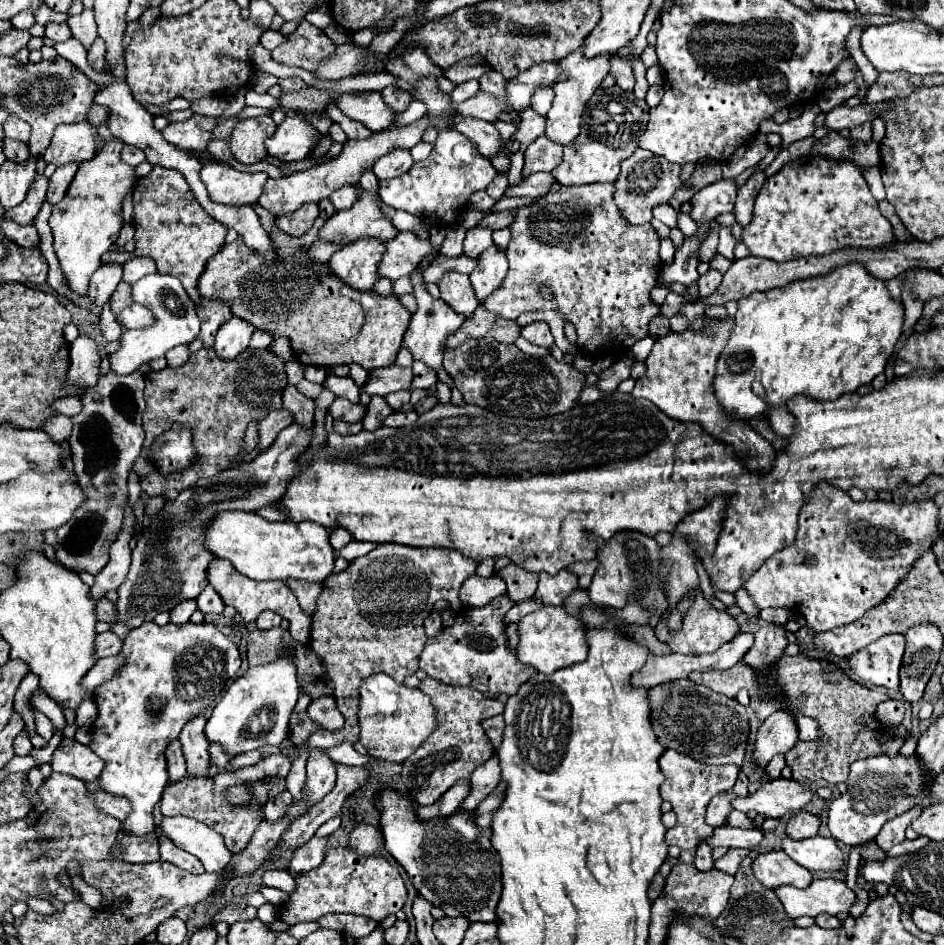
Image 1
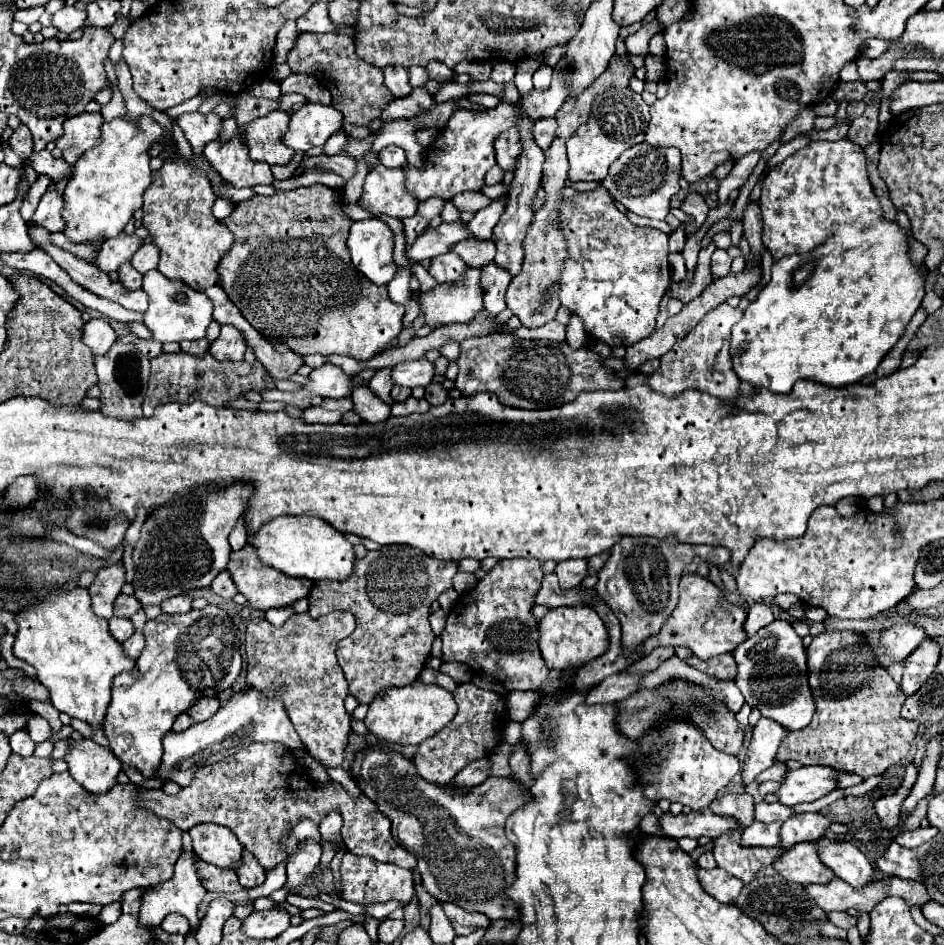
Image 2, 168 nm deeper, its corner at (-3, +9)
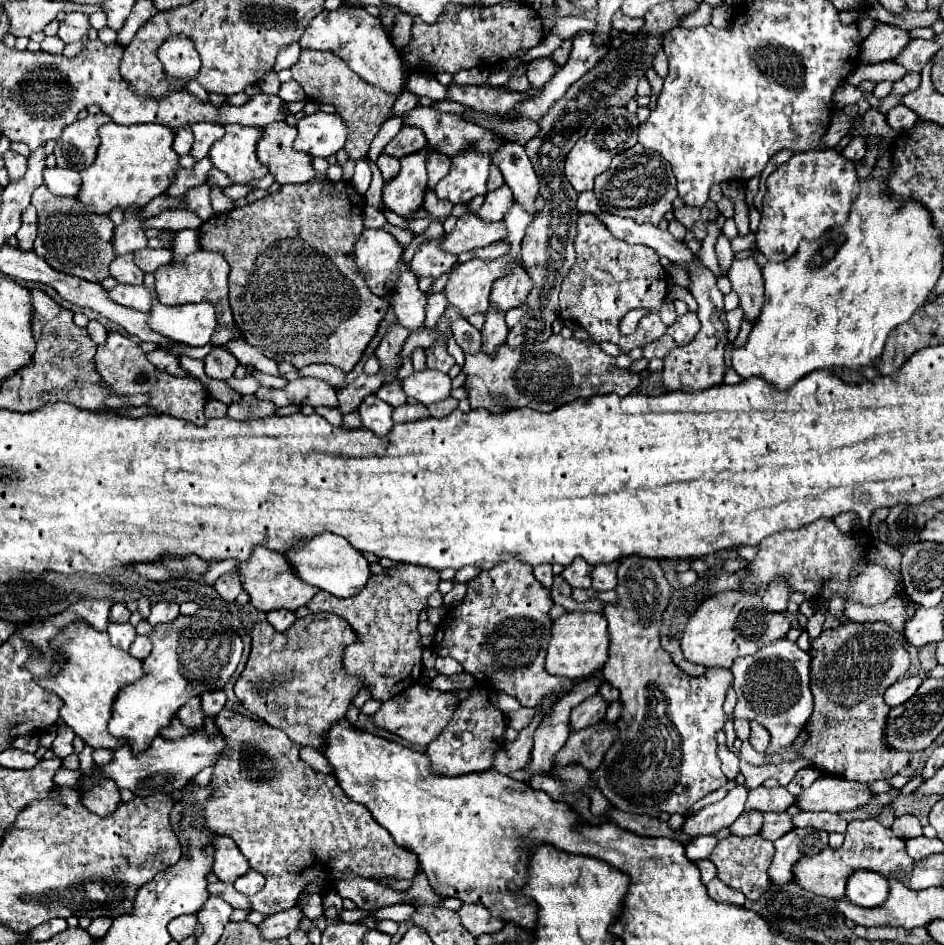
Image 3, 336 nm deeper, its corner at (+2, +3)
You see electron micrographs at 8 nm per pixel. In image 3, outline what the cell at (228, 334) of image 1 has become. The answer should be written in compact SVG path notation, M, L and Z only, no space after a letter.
M223 346L213 348L213 352L205 358L205 374L209 378L217 378L217 380L229 380L237 368L237 358L233 354L229 354Z

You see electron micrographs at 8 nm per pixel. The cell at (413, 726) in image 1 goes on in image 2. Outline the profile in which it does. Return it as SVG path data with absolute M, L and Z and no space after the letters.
M420 680L404 686L404 688L388 688L384 694L376 694L376 698L368 706L368 714L364 724L370 734L374 734L380 742L392 744L420 744L428 736L434 736L442 730L456 714L456 702L448 690L438 684L424 684Z

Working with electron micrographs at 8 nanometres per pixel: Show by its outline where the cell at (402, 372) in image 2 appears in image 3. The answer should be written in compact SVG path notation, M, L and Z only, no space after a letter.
M421 370L421 372L413 372L407 380L403 380L403 390L407 396L429 406L433 402L449 398L453 386L447 374L437 370Z

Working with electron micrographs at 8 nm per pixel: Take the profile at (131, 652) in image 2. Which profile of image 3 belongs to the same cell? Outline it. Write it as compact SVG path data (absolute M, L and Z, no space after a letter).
M137 636L135 642L129 648L129 654L135 656L135 658L139 658L139 660L143 660L149 652L151 652L151 640L149 640L149 636Z

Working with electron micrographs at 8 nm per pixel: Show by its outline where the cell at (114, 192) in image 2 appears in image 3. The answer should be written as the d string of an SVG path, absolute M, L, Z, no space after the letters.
M115 122L99 128L101 144L95 162L81 172L83 186L79 200L89 204L93 212L107 214L115 206L127 208L131 204L145 206L155 196L163 194L179 170L179 156L173 150L173 130L163 124L135 124L119 126Z

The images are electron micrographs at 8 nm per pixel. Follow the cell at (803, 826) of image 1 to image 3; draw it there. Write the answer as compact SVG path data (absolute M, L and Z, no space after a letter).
M793 828L775 840L775 856L769 868L771 884L793 882L793 866L803 856L815 856L827 846L827 832L813 828Z

